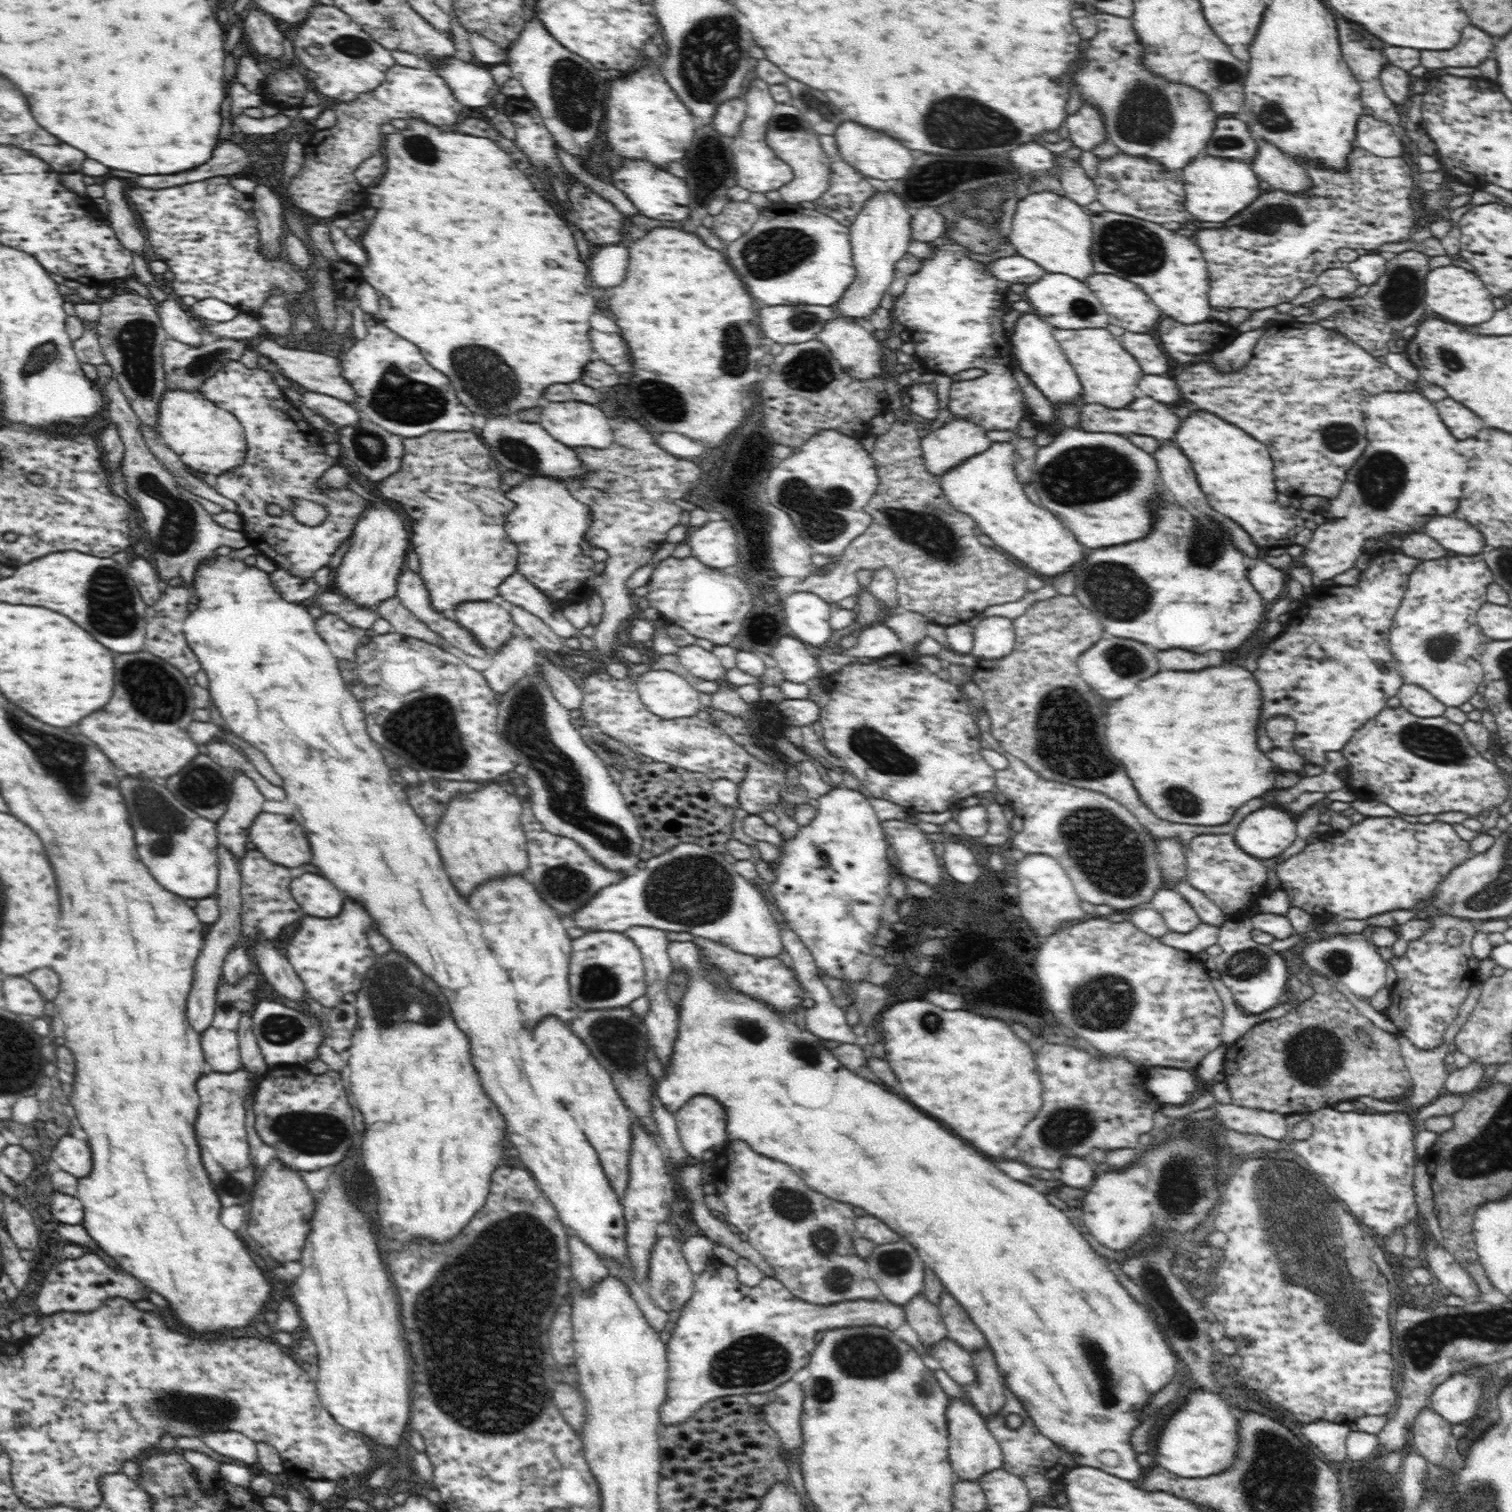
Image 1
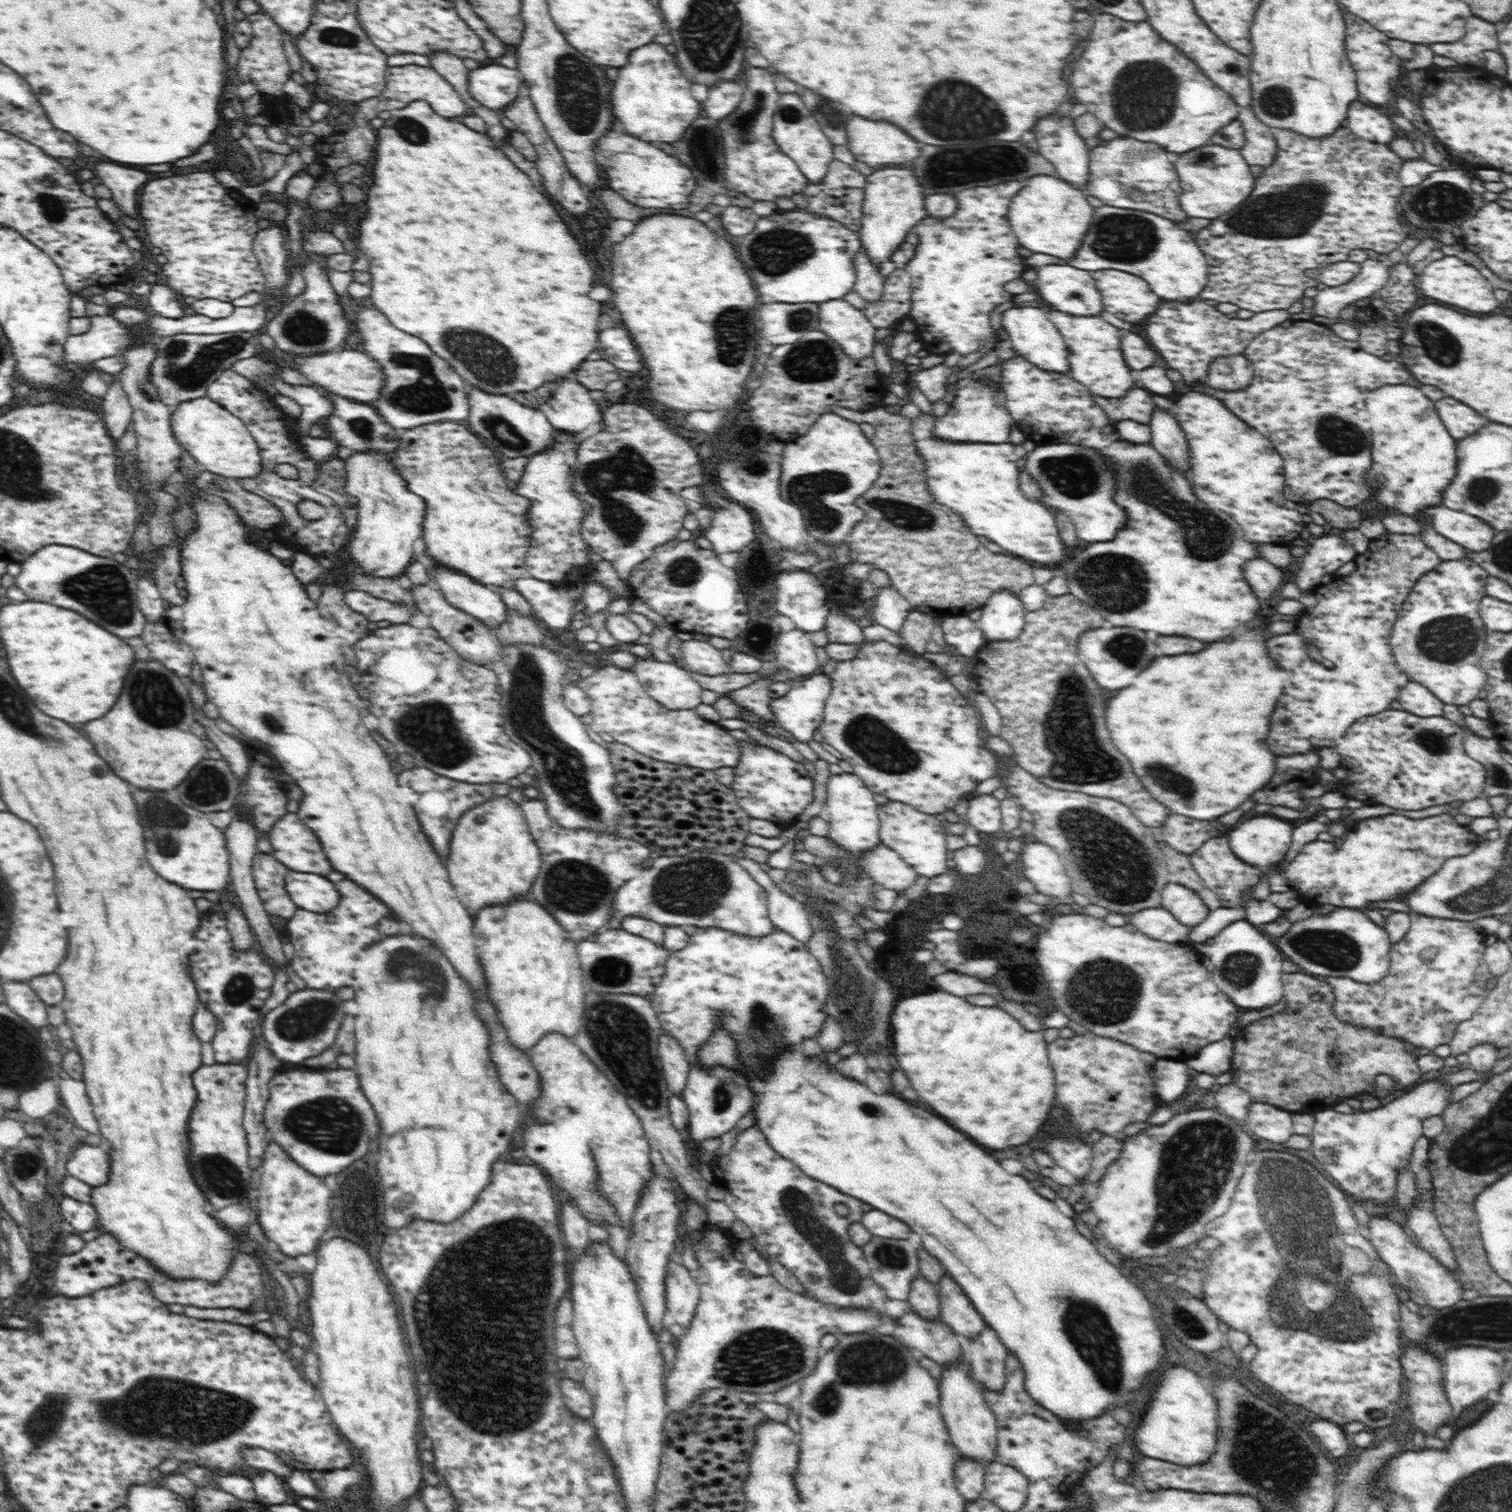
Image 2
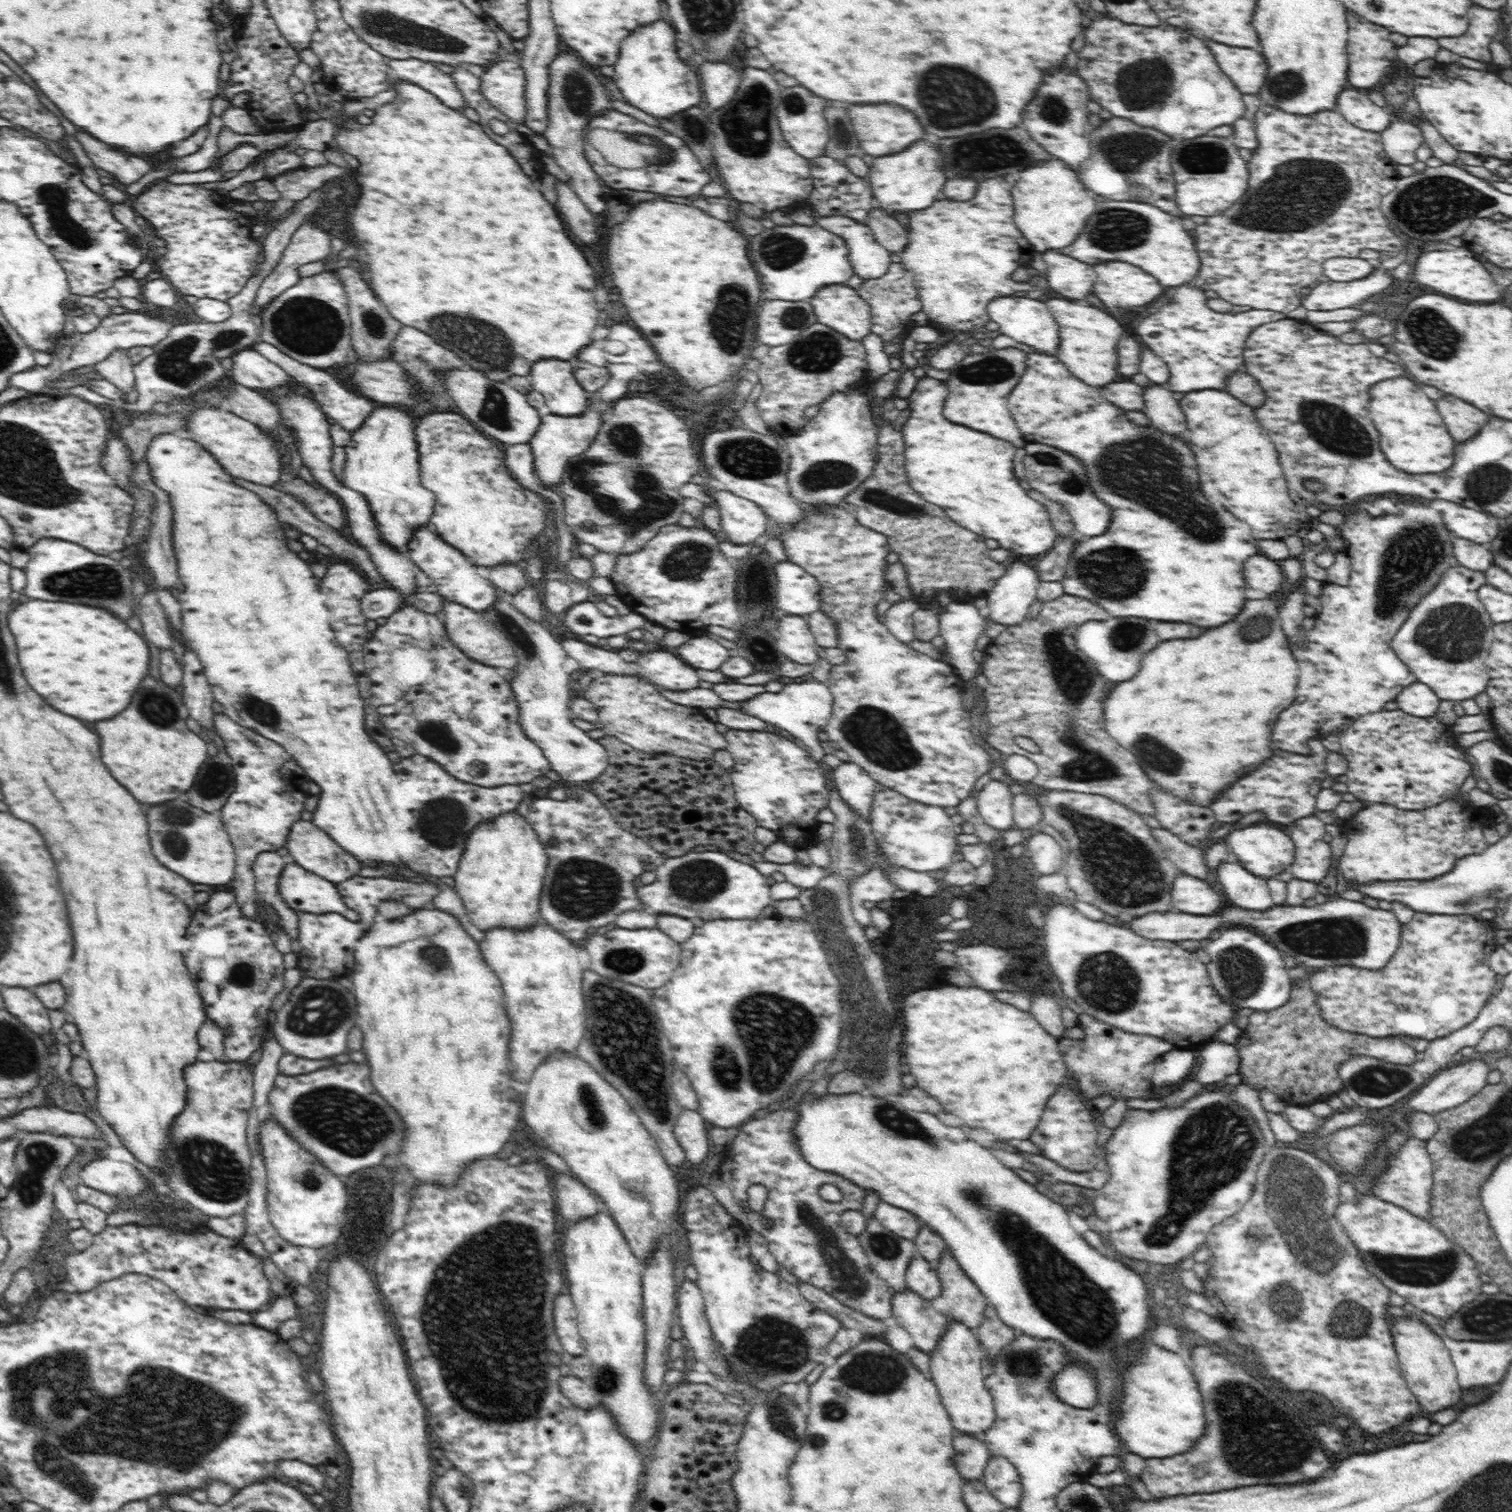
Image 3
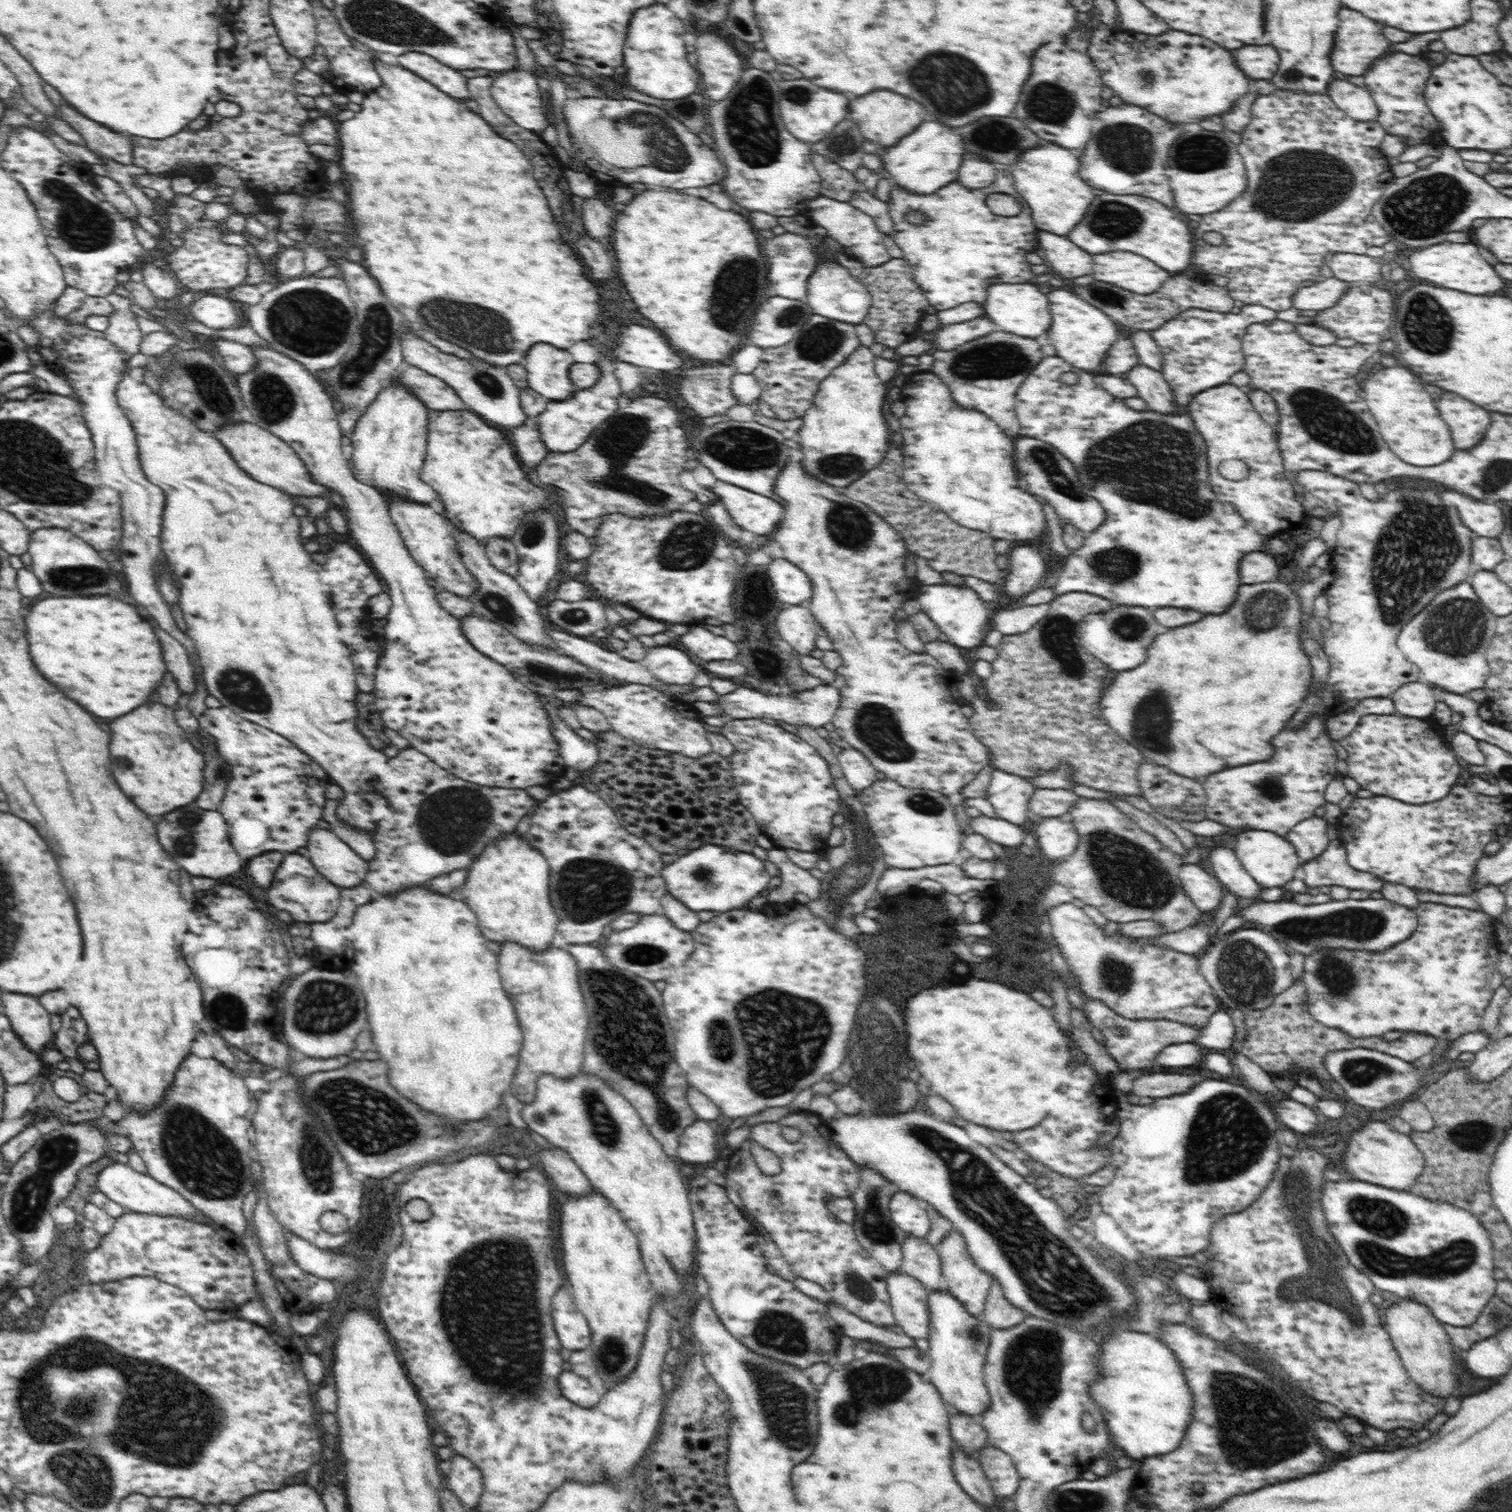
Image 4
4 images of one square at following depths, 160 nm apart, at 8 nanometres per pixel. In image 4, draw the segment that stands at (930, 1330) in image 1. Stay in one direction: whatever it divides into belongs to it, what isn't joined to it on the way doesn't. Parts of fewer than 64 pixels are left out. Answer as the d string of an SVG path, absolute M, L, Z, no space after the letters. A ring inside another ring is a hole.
M909 1236L900 1244L900 1249L900 1272L916 1278L928 1291L936 1291L944 1286L941 1260L934 1245L928 1243L924 1237Z

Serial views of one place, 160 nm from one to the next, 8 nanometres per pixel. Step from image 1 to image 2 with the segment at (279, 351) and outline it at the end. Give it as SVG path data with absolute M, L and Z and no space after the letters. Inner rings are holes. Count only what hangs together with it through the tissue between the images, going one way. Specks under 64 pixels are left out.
M342 348L340 351L320 352L320 354L314 354L308 358L295 355L292 357L293 366L302 373L304 378L314 385L324 387L330 393L361 403L372 403L380 398L380 392L384 386L382 367L364 351Z

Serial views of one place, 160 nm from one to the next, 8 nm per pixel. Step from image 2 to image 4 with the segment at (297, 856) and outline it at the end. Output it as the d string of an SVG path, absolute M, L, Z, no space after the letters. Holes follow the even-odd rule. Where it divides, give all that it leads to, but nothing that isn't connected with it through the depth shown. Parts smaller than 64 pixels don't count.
M320 827L312 828L308 834L308 858L316 866L316 870L326 876L332 884L340 888L354 888L364 882L368 872L368 862L354 856L354 850L348 848L336 834Z

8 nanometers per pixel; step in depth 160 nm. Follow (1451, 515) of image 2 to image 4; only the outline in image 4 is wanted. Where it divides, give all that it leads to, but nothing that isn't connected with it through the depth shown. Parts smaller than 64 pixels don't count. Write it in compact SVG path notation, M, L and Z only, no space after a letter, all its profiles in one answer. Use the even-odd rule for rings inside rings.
M1446 489L1442 494L1442 500L1444 504L1456 507L1462 523L1466 524L1468 530L1475 536L1496 538L1504 530L1504 513L1500 509L1501 504L1474 500L1452 489Z

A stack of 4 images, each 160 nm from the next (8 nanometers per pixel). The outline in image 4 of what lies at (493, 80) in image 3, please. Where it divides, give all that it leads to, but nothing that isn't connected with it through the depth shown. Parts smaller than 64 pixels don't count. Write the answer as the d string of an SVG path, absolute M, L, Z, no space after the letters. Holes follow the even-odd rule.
M520 34L513 37L516 44L516 57L518 57L516 64L518 66L508 70L510 74L498 73L498 77L494 79L492 86L490 86L490 93L492 93L492 98L494 98L502 112L506 113L518 126L540 135L545 131L549 123L546 114L544 114L544 109L542 109L541 89L538 87L536 77L532 73L537 65L536 58L530 46L526 43L528 39L523 38Z

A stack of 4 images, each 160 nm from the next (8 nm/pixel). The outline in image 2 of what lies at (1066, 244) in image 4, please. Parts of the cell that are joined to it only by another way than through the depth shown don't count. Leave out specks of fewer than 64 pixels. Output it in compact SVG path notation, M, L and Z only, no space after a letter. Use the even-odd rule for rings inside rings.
M1048 264L1037 270L1034 281L1038 295L1050 305L1050 309L1068 313L1074 316L1096 316L1105 310L1102 297L1096 288L1092 272L1073 268L1068 264Z

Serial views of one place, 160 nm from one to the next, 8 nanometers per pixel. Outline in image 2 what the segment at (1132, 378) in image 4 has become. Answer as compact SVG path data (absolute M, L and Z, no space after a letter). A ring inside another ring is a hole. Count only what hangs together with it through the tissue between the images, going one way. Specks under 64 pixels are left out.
M1156 408L1150 419L1150 430L1152 446L1168 460L1168 465L1178 466L1182 474L1188 472L1188 442L1174 415Z

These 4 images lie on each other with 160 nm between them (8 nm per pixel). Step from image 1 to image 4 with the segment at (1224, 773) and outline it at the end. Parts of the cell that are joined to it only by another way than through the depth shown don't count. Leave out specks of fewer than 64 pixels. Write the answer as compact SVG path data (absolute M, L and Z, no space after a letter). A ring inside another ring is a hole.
M1271 580L1270 583L1242 584L1238 588L1238 596L1232 608L1228 612L1222 612L1218 616L1202 616L1194 624L1170 628L1164 634L1160 634L1154 642L1152 648L1148 648L1148 658L1146 662L1139 664L1132 672L1118 672L1114 682L1108 686L1108 692L1104 692L1101 698L1101 713L1103 718L1114 731L1124 740L1131 743L1145 759L1168 768L1177 775L1189 779L1208 776L1212 772L1220 772L1224 768L1234 768L1234 766L1244 766L1260 760L1268 760L1272 756L1272 746L1270 738L1278 734L1282 728L1286 728L1288 720L1298 712L1298 708L1304 704L1304 698L1310 692L1313 682L1312 665L1309 655L1302 649L1301 635L1303 634L1303 624L1306 628L1306 616L1301 611L1301 604L1298 595L1284 583L1284 580Z

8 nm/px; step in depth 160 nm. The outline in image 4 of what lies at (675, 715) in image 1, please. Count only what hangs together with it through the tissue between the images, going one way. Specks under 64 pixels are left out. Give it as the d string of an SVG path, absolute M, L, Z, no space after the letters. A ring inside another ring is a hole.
M672 645L647 649L642 664L660 681L676 686L692 685L696 675L702 672L689 654Z

